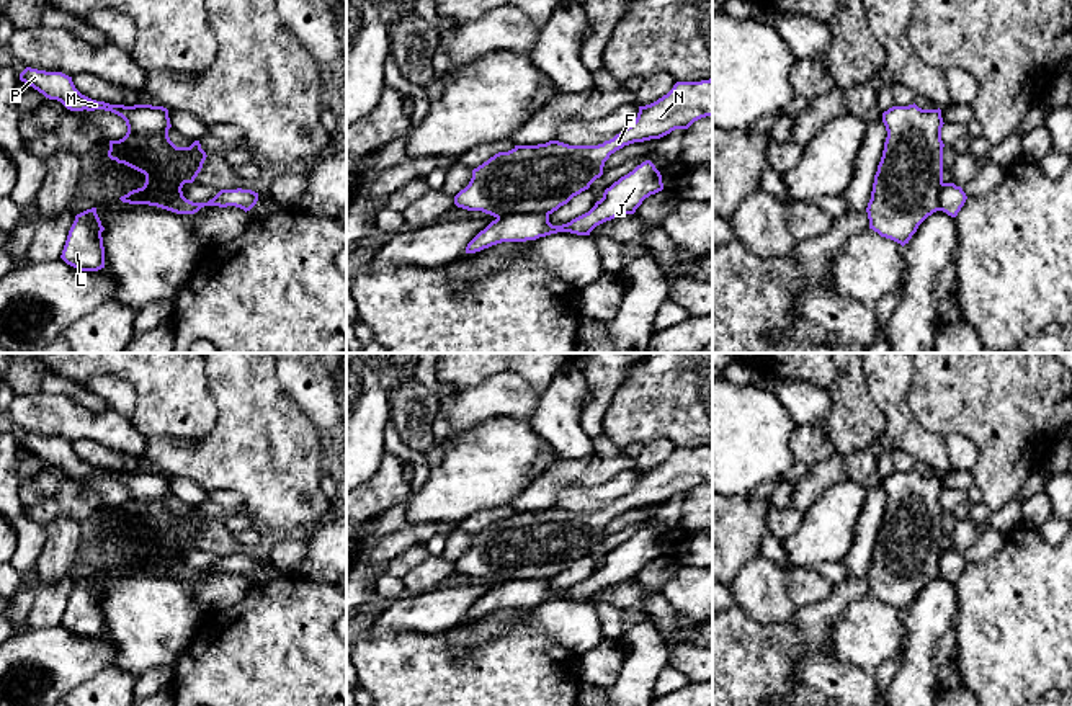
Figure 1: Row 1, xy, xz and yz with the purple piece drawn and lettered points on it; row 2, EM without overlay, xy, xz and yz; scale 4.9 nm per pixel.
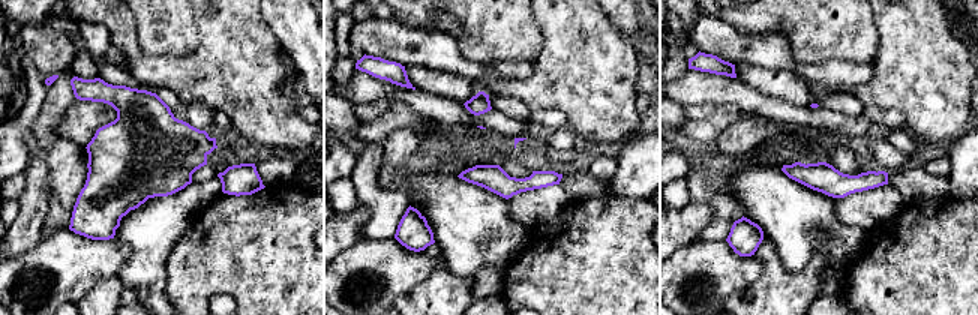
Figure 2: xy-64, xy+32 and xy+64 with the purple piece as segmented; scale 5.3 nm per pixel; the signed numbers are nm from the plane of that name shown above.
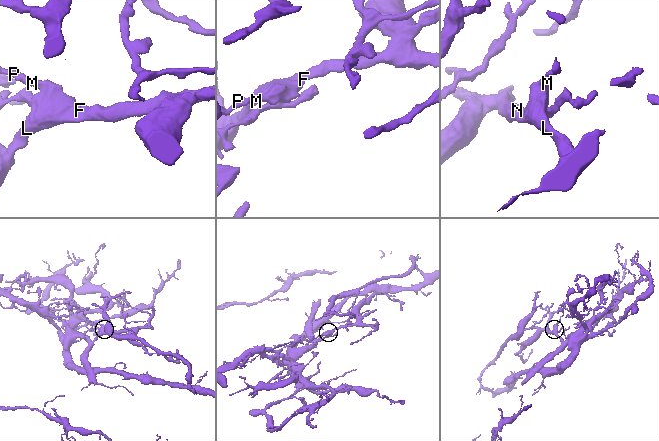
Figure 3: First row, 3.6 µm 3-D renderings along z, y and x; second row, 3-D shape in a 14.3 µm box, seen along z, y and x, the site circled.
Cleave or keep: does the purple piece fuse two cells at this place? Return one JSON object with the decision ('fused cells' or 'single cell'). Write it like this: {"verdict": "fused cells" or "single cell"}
{"verdict": "fused cells"}

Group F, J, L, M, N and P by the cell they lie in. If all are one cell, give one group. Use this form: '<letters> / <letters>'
F L M N P / J

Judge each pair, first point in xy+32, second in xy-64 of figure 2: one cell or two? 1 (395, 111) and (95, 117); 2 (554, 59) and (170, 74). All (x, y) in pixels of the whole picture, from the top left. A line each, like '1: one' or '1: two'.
1: one
2: one

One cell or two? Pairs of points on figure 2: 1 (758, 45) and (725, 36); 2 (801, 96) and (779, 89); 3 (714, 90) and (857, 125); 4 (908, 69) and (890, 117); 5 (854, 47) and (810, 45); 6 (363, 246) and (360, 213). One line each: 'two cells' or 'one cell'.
1: one cell
2: one cell
3: one cell
4: two cells
5: one cell
6: two cells

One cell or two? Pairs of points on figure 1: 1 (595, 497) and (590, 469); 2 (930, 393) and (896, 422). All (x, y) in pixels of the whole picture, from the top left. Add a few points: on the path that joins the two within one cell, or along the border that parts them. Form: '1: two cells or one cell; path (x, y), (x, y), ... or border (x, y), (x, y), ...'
1: two cells; border (629, 469), (598, 484), (566, 486), (558, 499)
2: two cells; border (912, 371), (909, 411), (938, 435)

